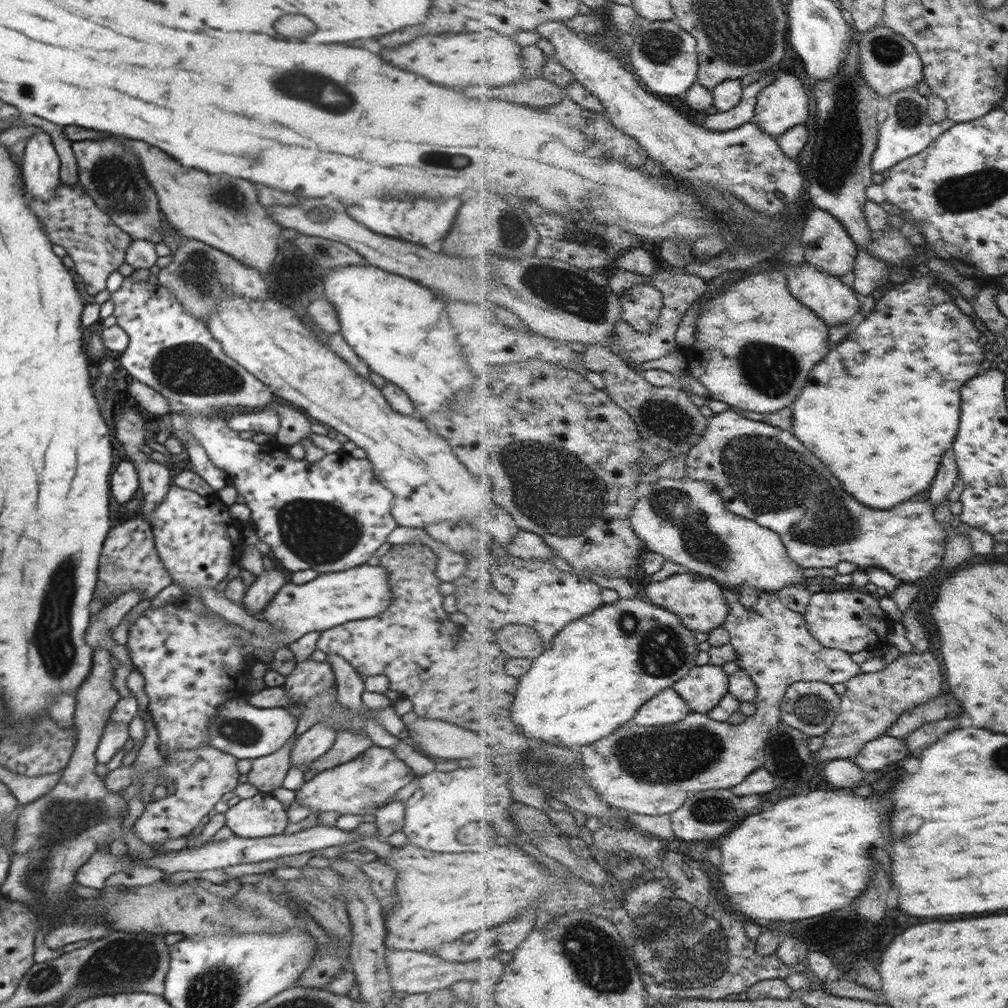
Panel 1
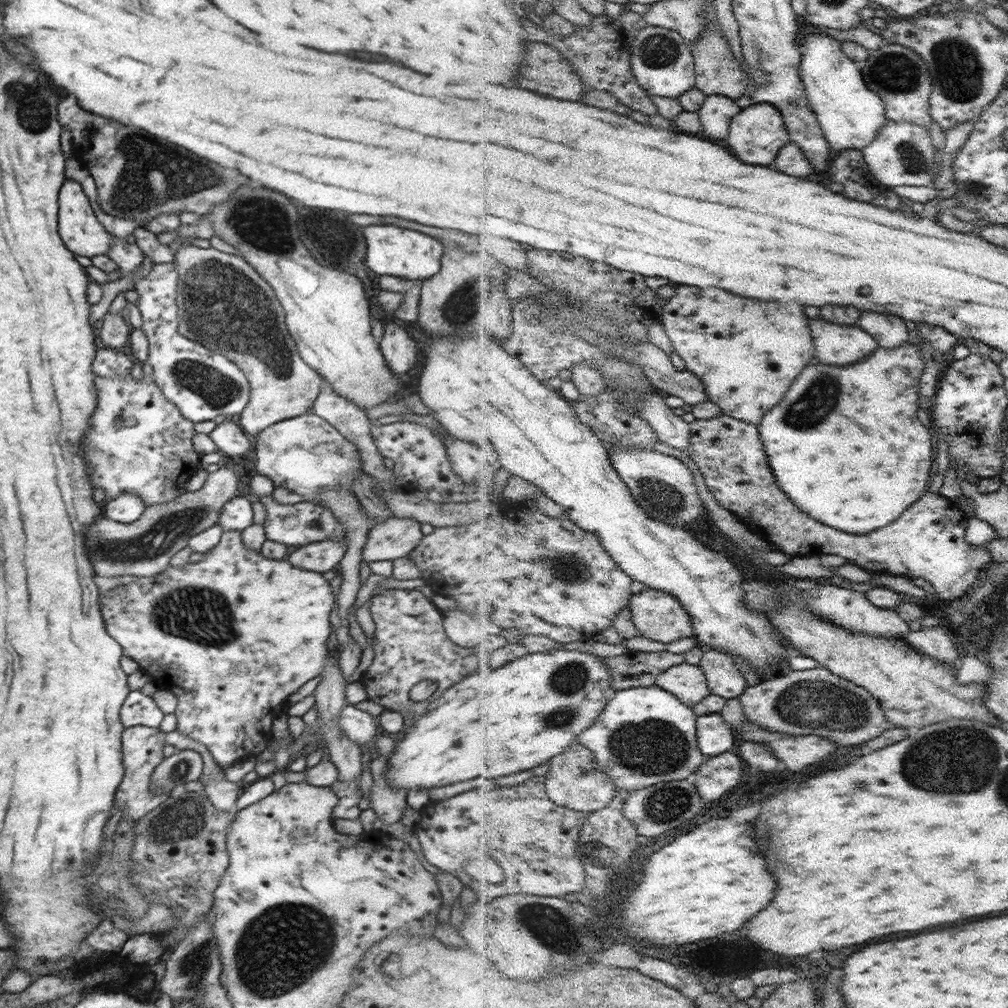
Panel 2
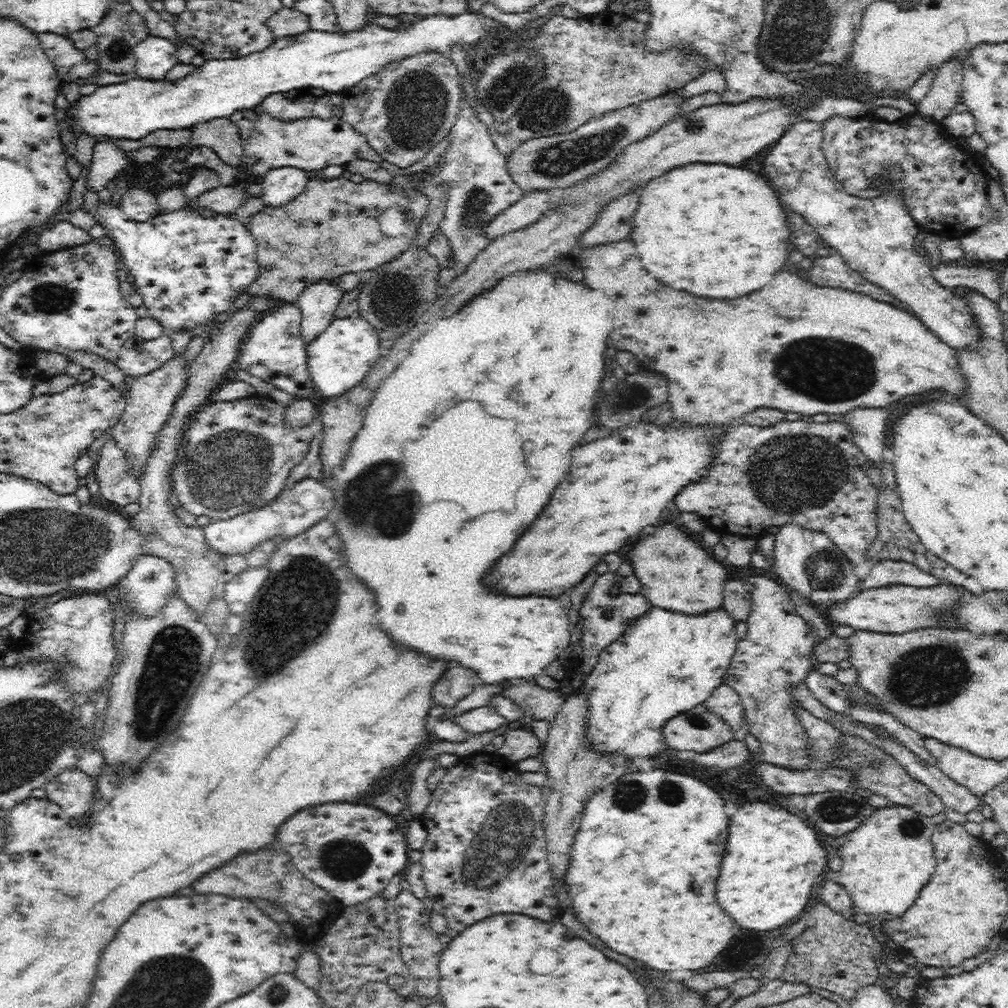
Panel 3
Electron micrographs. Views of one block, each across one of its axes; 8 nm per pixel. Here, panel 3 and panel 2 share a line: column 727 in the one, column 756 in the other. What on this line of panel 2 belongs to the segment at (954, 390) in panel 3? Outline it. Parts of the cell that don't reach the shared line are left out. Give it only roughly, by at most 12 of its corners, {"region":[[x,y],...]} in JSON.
{"region":[[683,284],[663,325],[725,414],[760,425],[817,357],[810,318]]}

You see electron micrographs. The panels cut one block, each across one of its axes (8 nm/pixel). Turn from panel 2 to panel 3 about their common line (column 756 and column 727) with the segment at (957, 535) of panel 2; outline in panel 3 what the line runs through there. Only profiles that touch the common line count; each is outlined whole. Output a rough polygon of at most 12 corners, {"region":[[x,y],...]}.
{"region":[[840,421],[708,430],[676,504],[755,539],[793,520],[855,565],[877,528]]}

